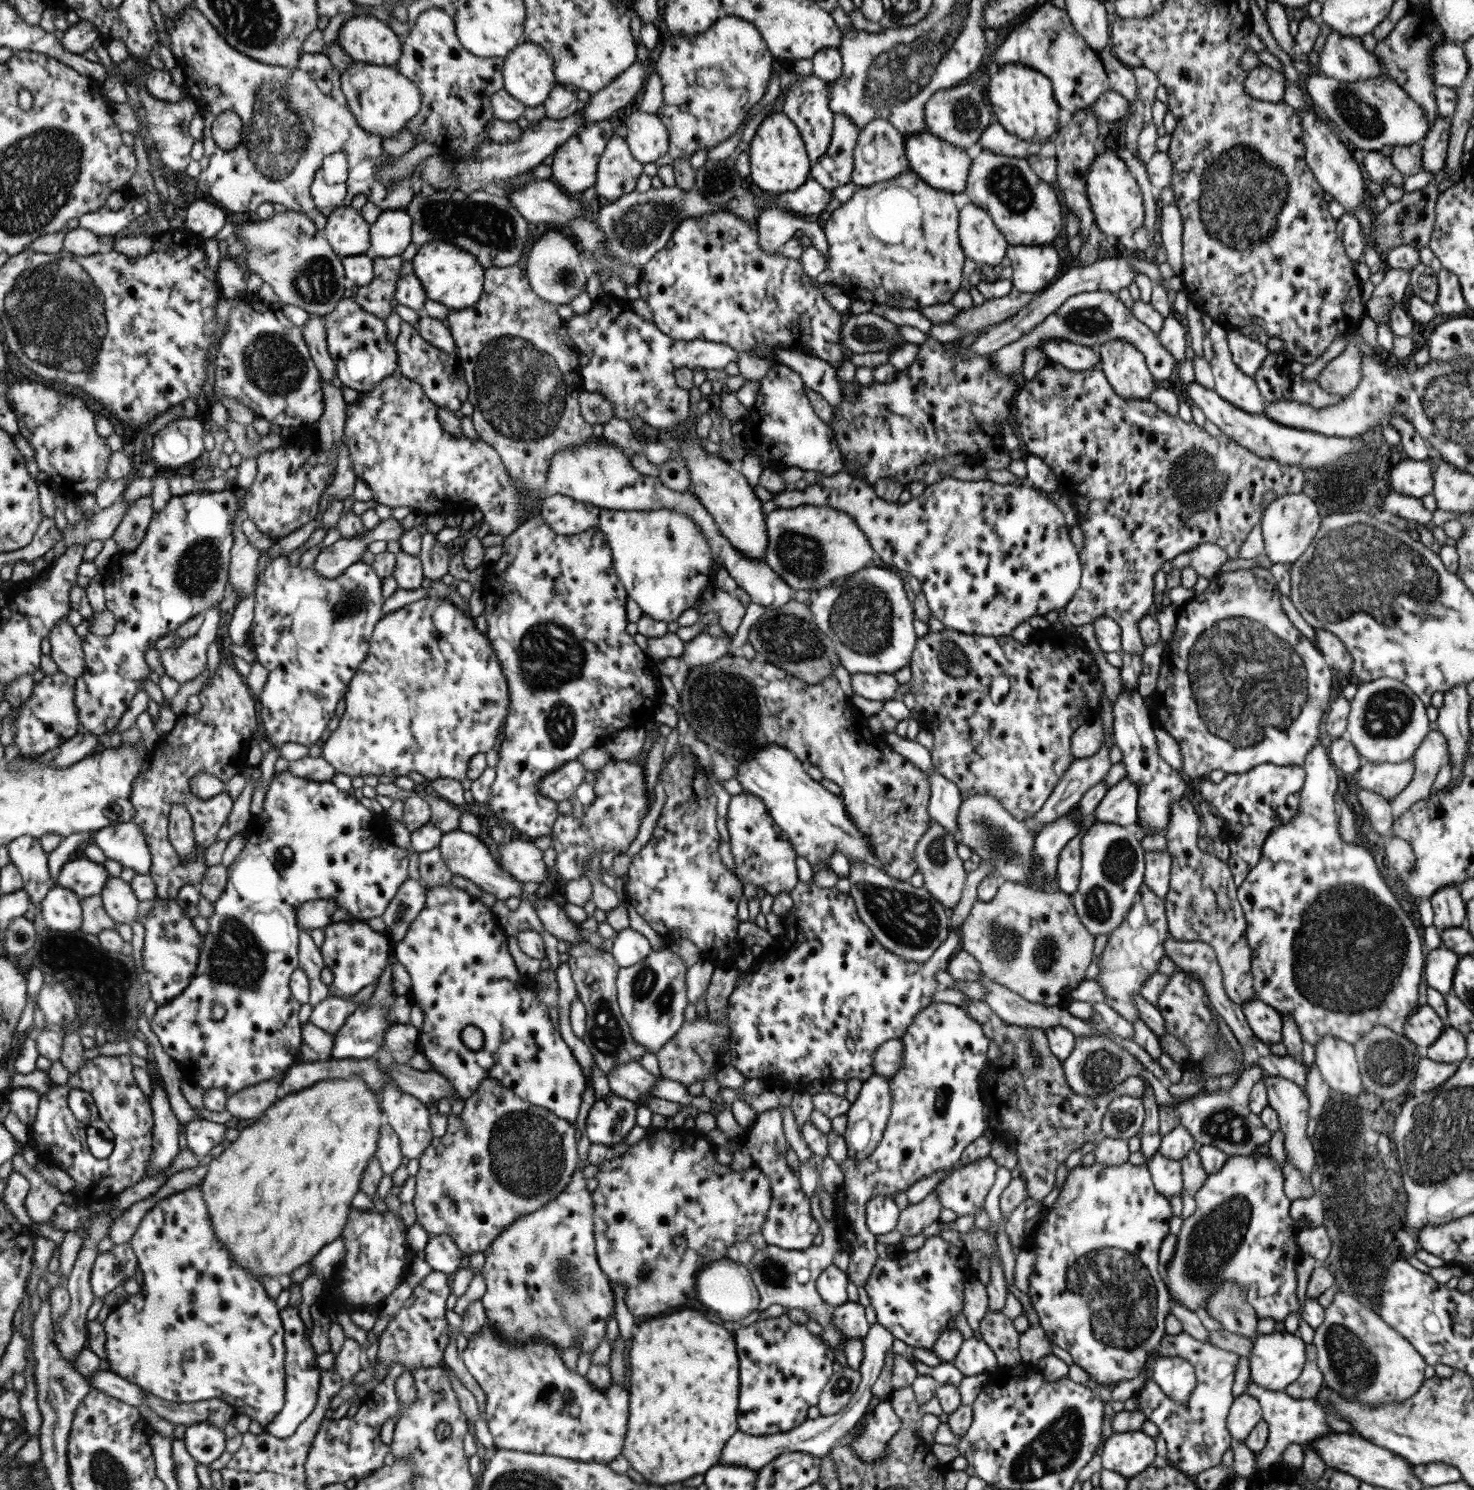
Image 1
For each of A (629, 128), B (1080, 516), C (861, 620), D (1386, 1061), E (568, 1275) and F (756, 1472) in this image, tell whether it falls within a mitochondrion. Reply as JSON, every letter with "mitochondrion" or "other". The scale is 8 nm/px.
{"A":"other","B":"other","C":"mitochondrion","D":"mitochondrion","E":"mitochondrion","F":"other"}

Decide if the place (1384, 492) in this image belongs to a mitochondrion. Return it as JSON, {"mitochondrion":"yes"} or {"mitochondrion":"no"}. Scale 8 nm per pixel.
{"mitochondrion":"no"}

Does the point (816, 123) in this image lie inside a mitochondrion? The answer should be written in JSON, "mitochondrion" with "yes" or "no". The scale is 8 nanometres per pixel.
{"mitochondrion":"no"}

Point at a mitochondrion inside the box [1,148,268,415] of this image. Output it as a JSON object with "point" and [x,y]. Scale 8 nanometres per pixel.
{"point":[57,311]}

